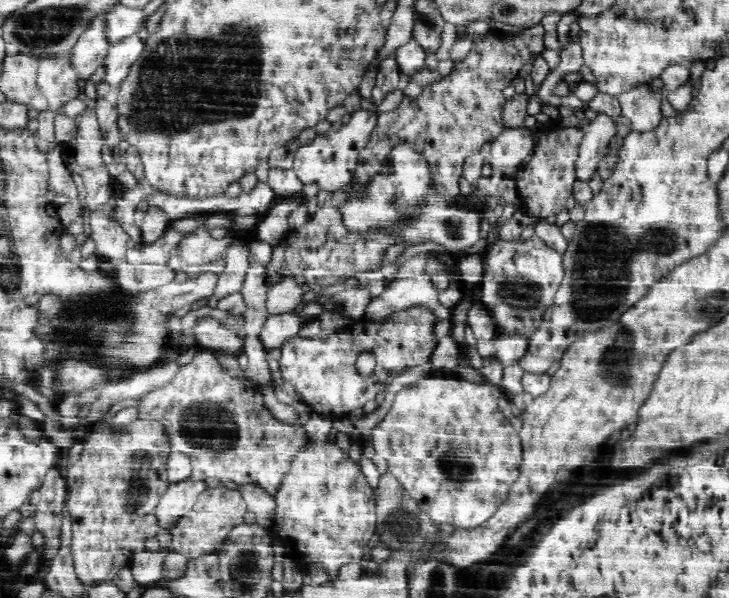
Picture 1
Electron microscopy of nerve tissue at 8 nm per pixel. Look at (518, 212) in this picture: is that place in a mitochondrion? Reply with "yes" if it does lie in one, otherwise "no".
no

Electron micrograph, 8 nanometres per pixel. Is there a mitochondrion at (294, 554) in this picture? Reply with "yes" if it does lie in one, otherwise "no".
no

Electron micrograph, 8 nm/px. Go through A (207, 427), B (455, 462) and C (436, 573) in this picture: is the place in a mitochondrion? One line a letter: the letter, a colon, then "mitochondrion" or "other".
A: mitochondrion
B: mitochondrion
C: mitochondrion

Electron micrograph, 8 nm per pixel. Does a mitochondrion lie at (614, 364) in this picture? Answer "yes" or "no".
yes

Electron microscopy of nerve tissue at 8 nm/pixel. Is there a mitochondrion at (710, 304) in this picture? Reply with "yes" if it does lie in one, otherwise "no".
yes

